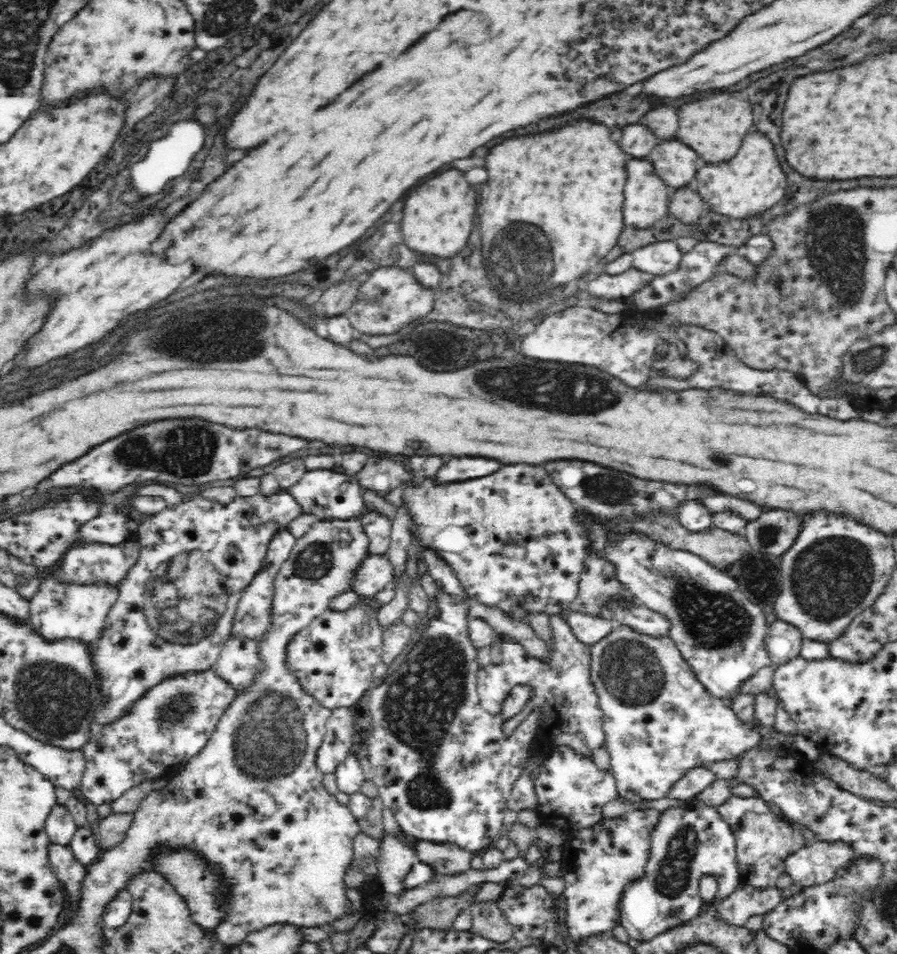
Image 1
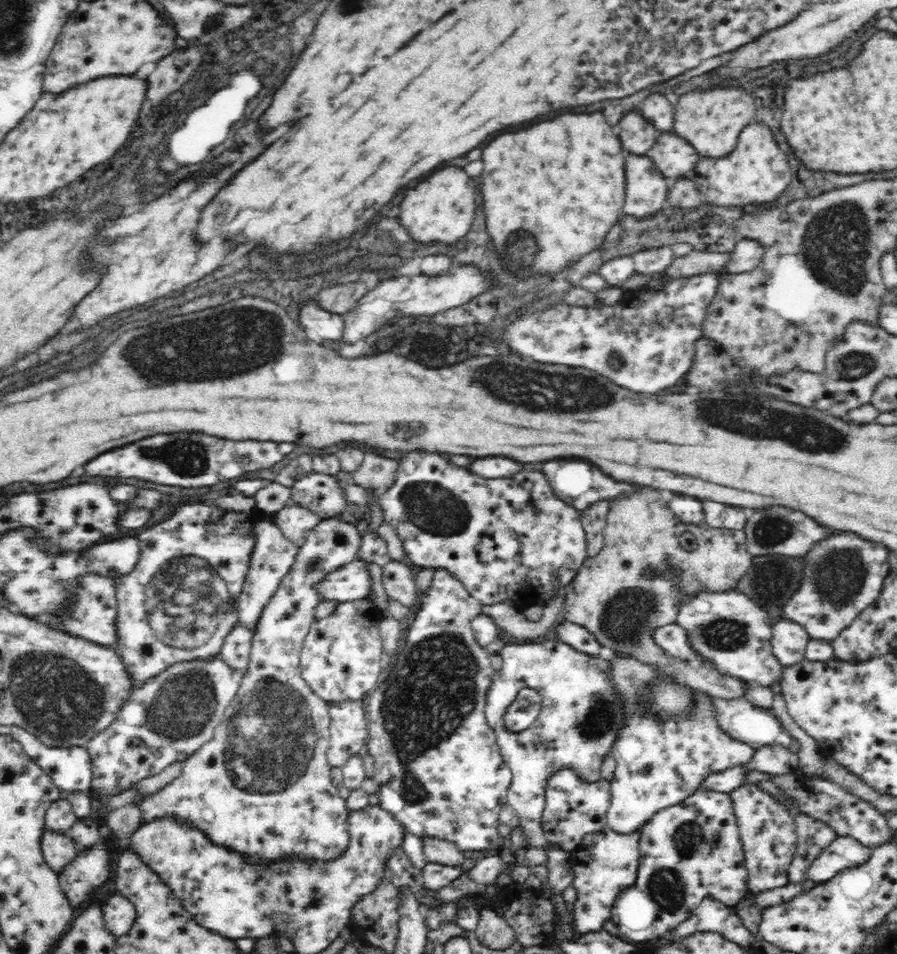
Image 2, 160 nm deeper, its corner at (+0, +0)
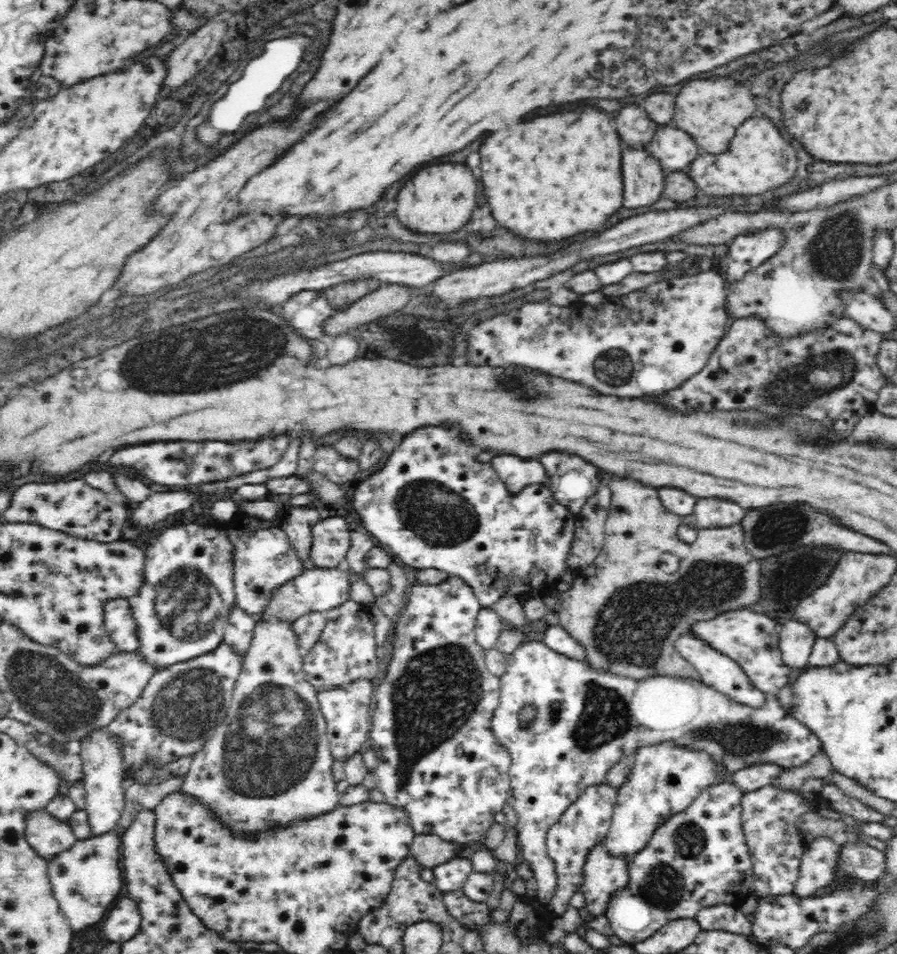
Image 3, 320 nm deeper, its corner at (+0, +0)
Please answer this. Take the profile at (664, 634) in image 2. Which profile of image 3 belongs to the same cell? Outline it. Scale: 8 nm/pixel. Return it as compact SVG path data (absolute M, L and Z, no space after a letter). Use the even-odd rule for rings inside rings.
M692 632L680 633L674 640L674 649L680 657L684 658L700 673L700 681L717 691L726 693L732 700L751 706L752 708L762 708L766 704L768 694L756 688L750 679L744 674L739 666L731 658L711 648L707 643L697 638Z

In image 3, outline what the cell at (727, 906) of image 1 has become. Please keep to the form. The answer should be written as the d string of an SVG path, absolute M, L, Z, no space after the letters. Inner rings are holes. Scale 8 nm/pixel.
M816 838L807 844L791 894L806 898L833 884L838 855L839 846L829 838Z

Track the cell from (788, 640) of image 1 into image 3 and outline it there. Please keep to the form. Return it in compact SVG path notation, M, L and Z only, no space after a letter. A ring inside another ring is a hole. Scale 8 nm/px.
M786 620L778 627L778 634L778 647L786 666L795 671L806 668L817 636L806 624L797 620Z

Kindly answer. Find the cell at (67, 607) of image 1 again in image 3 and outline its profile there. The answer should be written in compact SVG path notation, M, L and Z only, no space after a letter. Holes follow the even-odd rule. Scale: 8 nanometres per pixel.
M106 599L103 602L102 614L108 641L120 651L134 653L138 648L138 640L127 599Z

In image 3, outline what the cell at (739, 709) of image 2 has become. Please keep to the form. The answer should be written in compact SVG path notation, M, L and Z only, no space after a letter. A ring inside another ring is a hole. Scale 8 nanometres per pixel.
M528 640L525 644L518 644L510 654L507 654L507 663L504 664L504 676L499 678L499 700L496 708L493 710L489 726L492 734L497 738L501 746L505 748L505 752L509 756L509 784L507 803L512 806L512 810L518 816L516 826L517 830L517 844L522 848L523 857L527 860L529 867L534 871L534 877L537 882L537 898L544 900L545 903L550 903L557 888L557 874L555 862L548 854L545 843L545 836L548 832L548 827L559 819L559 816L572 804L580 795L591 787L605 783L605 772L620 760L624 760L626 756L630 756L640 745L648 743L657 743L658 741L674 739L680 745L686 745L692 749L700 748L712 753L714 759L718 763L728 769L728 774L732 774L736 769L744 768L744 765L751 765L752 763L774 763L786 769L791 767L803 766L812 756L818 754L821 750L820 739L817 738L813 732L810 732L801 722L798 722L788 709L782 708L774 696L768 696L766 704L762 708L752 708L740 702L732 700L732 697L726 693L717 691L715 688L705 685L703 682L687 679L684 677L671 676L651 676L643 679L634 679L620 673L613 673L612 671L604 671L592 667L586 661L574 659L570 656L565 656L560 652L555 652L544 643L544 640ZM524 706L532 706L536 710L536 716L529 726L522 726L519 719L519 711Z

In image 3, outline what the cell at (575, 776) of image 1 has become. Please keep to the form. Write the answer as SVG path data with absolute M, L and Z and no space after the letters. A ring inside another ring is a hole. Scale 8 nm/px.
M606 782L588 788L584 794L568 805L568 808L559 816L556 822L548 827L545 843L548 854L555 862L557 874L556 894L549 903L554 916L562 916L563 912L570 907L570 897L579 891L577 886L583 877L581 870L586 853L593 844L606 838L611 825L613 804L617 794L618 790L611 785L607 785Z

